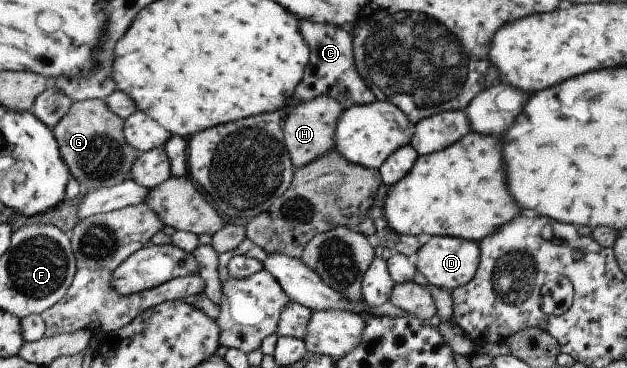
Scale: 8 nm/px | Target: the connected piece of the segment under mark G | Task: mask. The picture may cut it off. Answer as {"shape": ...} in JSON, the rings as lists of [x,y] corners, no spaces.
{"shape":[[[91,99],[72,102],[51,129],[60,159],[70,177],[78,183],[83,181],[88,191],[112,187],[129,179],[129,169],[138,153],[124,143],[122,124],[123,120],[112,115],[102,100]]]}

